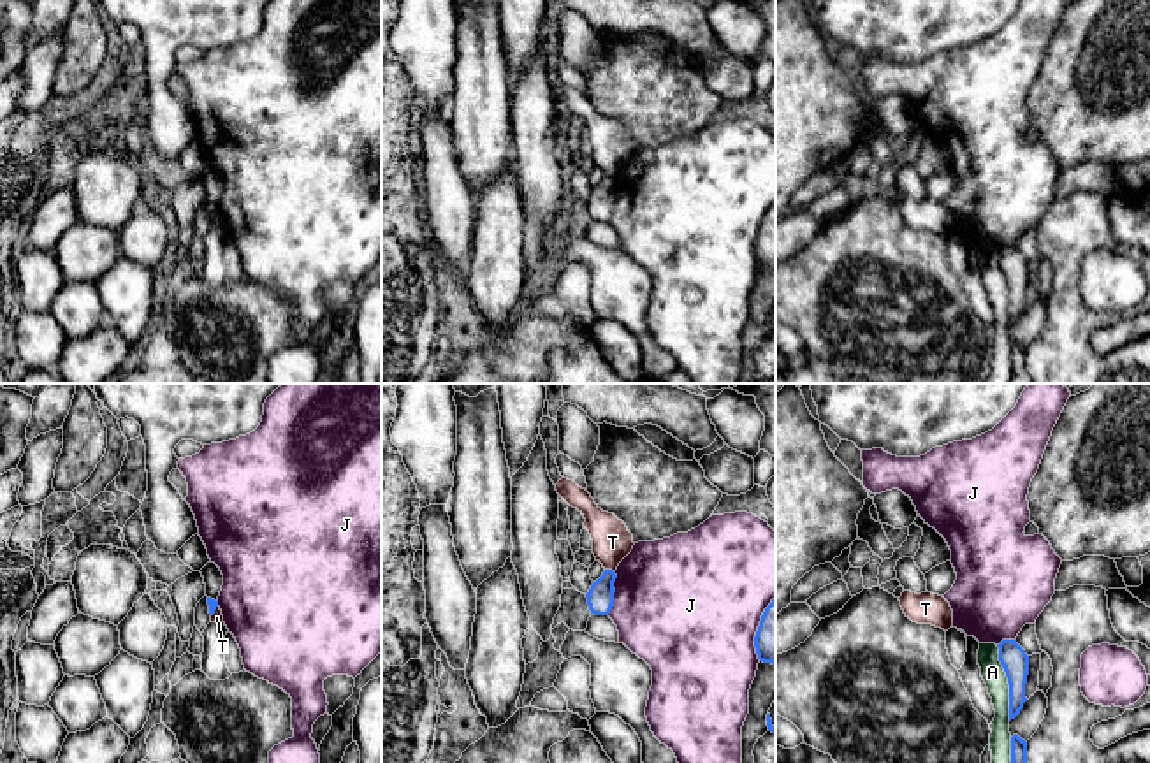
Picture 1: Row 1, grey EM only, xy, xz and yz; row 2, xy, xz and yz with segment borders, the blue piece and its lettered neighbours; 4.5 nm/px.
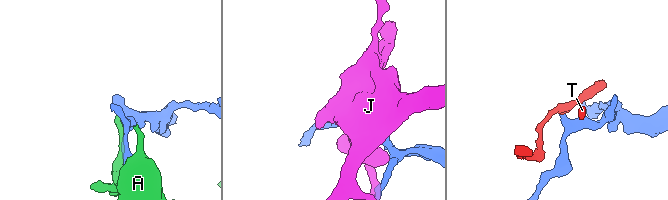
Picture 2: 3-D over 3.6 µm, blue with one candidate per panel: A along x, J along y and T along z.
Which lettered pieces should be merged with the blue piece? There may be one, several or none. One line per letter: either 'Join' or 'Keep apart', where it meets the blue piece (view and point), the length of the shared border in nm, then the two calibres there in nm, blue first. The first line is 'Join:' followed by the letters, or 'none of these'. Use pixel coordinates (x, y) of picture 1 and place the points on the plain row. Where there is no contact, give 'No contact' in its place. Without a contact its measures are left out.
Join: none of these
A: Keep apart. Touches blue at yz (1008, 289). Shared border 360 nm. Thickness 120 nm (blue) against 110 nm
J: Keep apart. Touches blue at xz (614, 197). Shared border 200 nm. Thickness 130 nm (blue) against 500 nm
T: Keep apart. Touches blue at xz (611, 176). Shared border 50 nm. Thickness 130 nm (blue) against 180 nm

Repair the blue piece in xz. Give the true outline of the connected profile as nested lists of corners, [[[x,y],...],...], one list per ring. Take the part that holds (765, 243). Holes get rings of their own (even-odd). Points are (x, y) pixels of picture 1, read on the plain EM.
[[[775,204],[761,222],[754,253],[760,267],[775,271]]]

